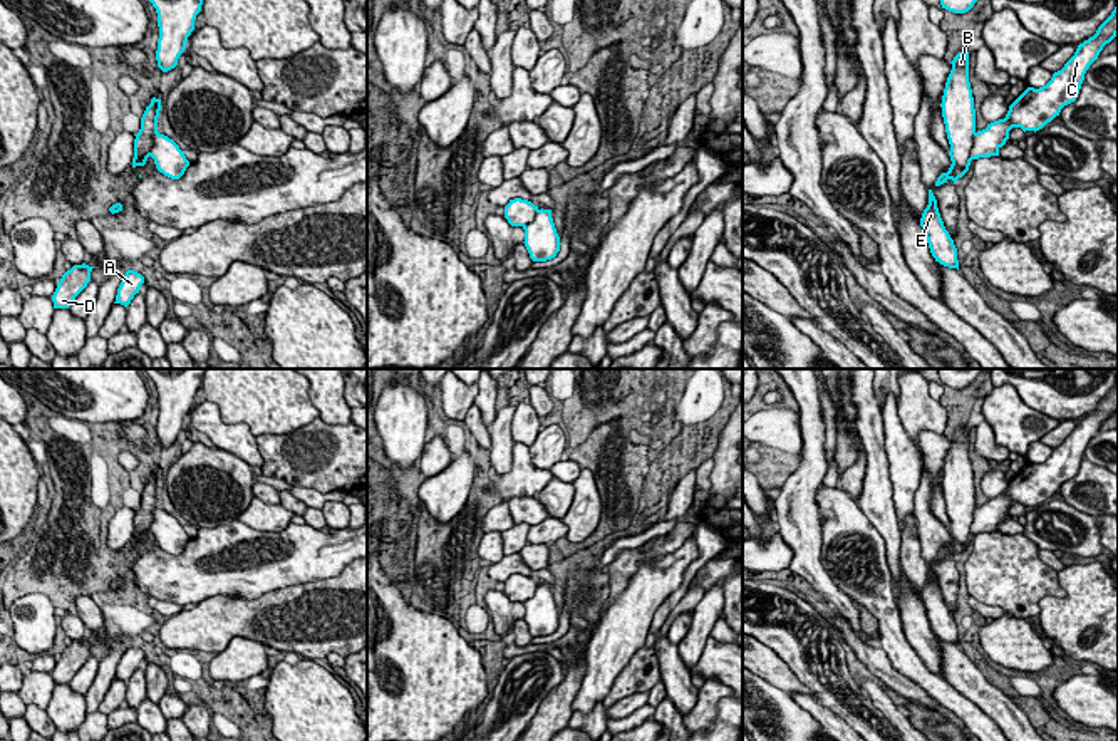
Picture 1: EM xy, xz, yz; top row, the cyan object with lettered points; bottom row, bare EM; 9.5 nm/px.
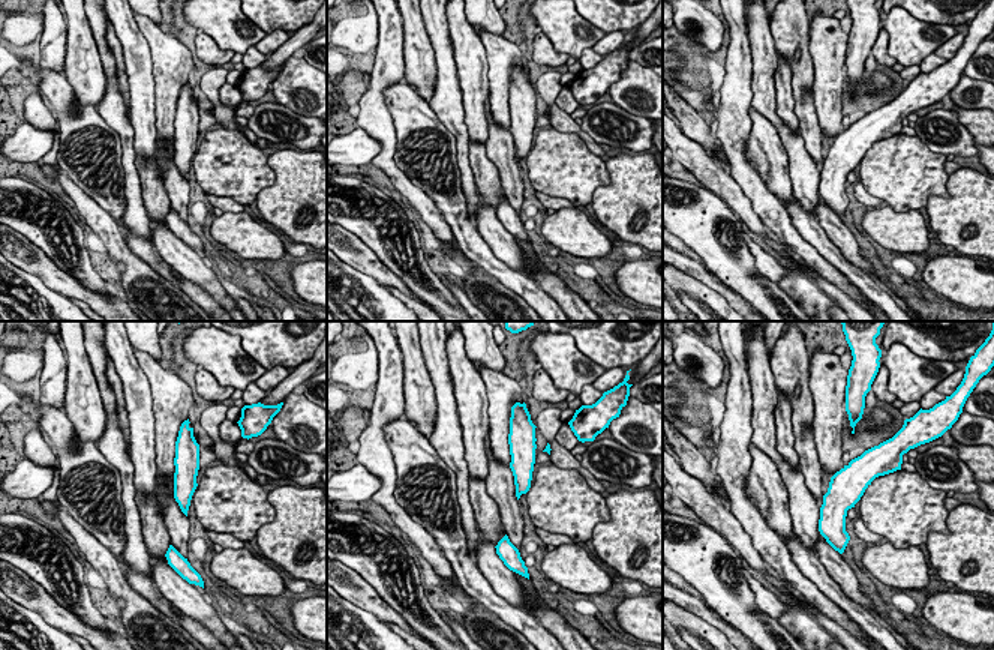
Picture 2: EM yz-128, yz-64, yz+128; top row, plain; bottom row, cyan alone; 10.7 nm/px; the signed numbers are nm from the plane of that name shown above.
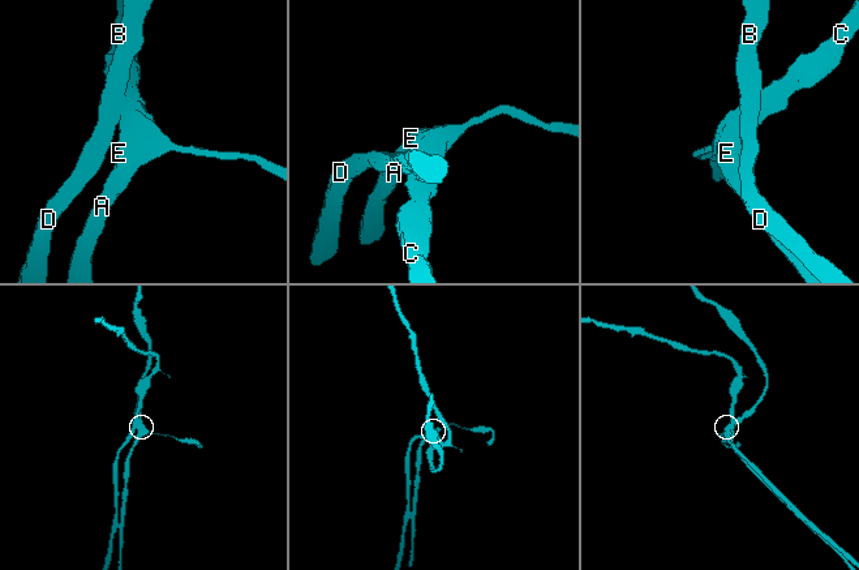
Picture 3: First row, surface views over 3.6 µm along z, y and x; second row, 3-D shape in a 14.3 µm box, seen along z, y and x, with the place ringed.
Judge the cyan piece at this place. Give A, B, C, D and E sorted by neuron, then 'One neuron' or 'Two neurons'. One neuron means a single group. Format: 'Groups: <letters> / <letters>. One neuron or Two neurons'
Groups: A C E / B D. Two neurons

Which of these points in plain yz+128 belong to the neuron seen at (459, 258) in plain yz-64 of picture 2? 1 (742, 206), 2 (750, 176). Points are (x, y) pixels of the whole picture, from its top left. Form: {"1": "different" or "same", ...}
{"1": "same", "2": "different"}

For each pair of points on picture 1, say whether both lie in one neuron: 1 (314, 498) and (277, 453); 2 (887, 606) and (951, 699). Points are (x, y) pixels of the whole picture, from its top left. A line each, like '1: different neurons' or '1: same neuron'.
1: different neurons
2: same neuron

